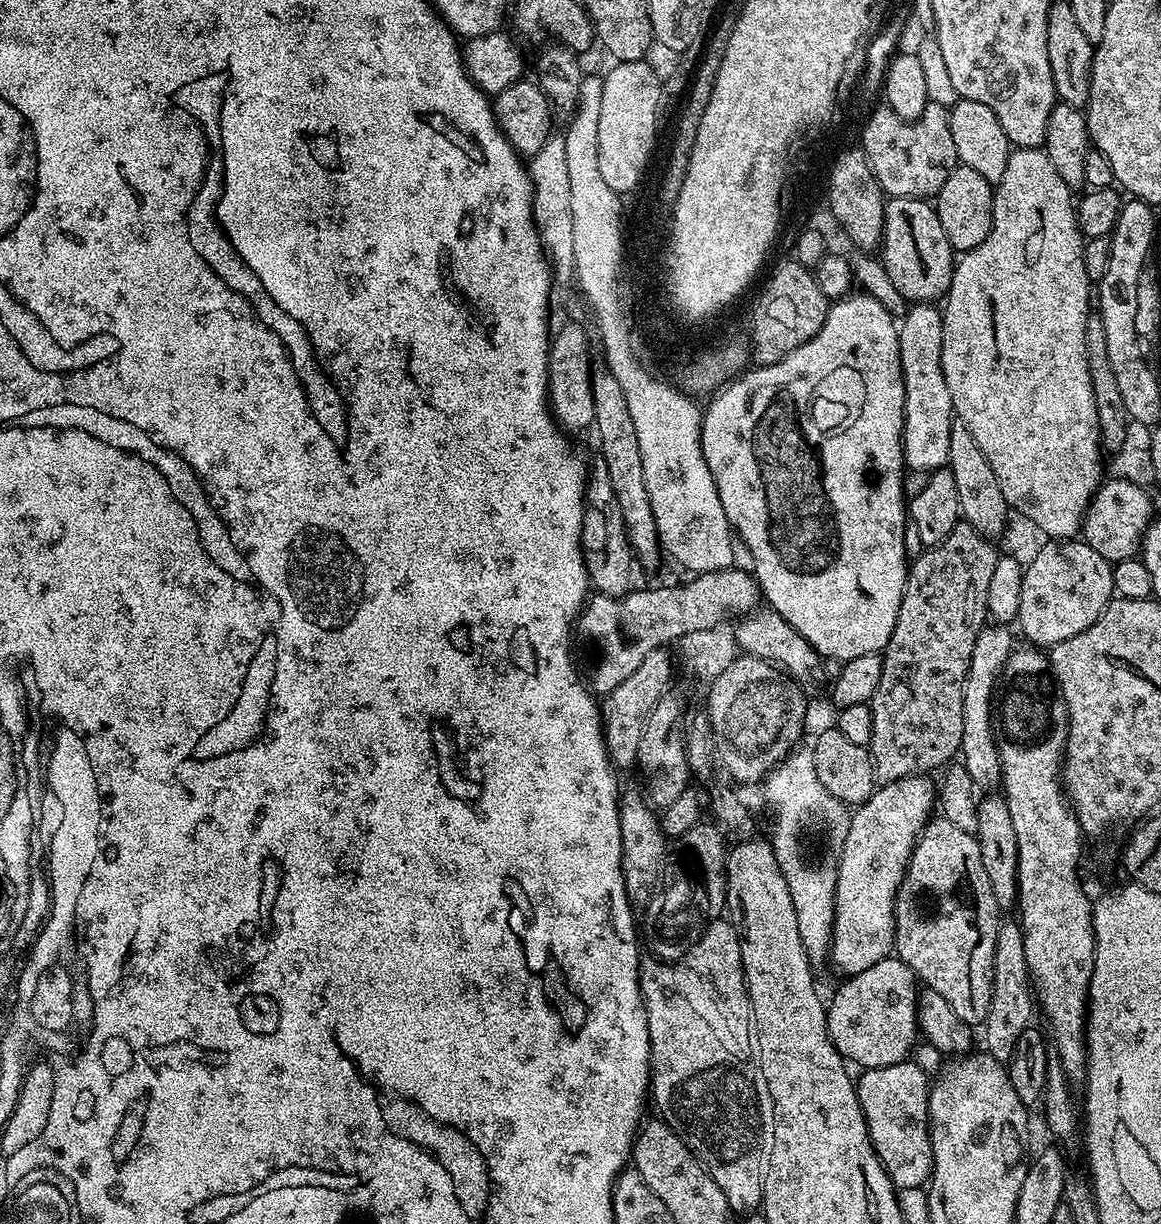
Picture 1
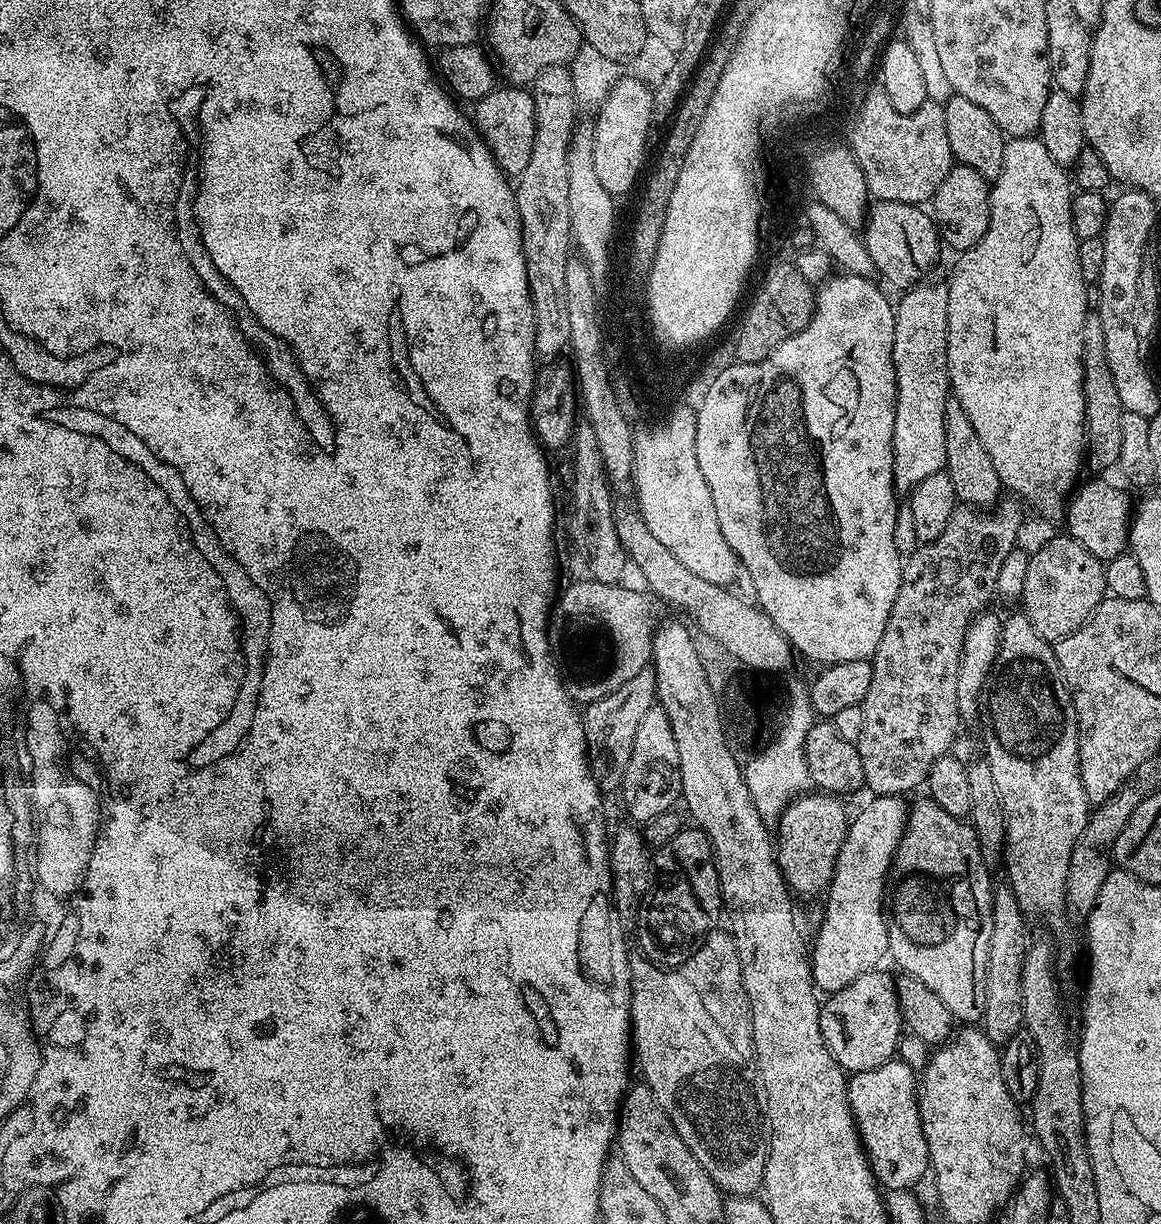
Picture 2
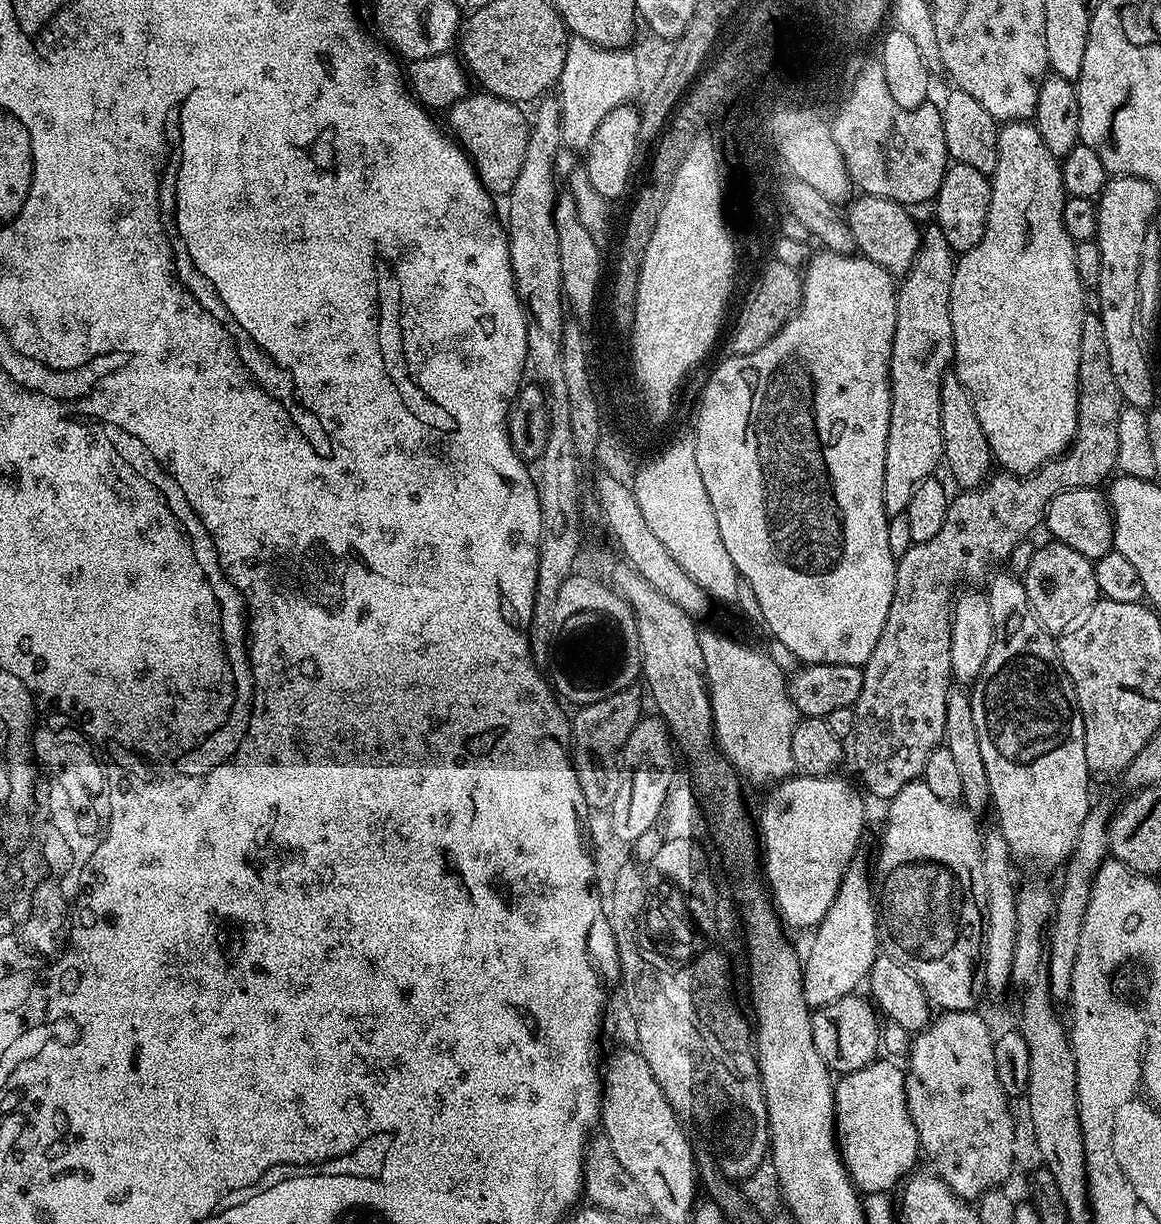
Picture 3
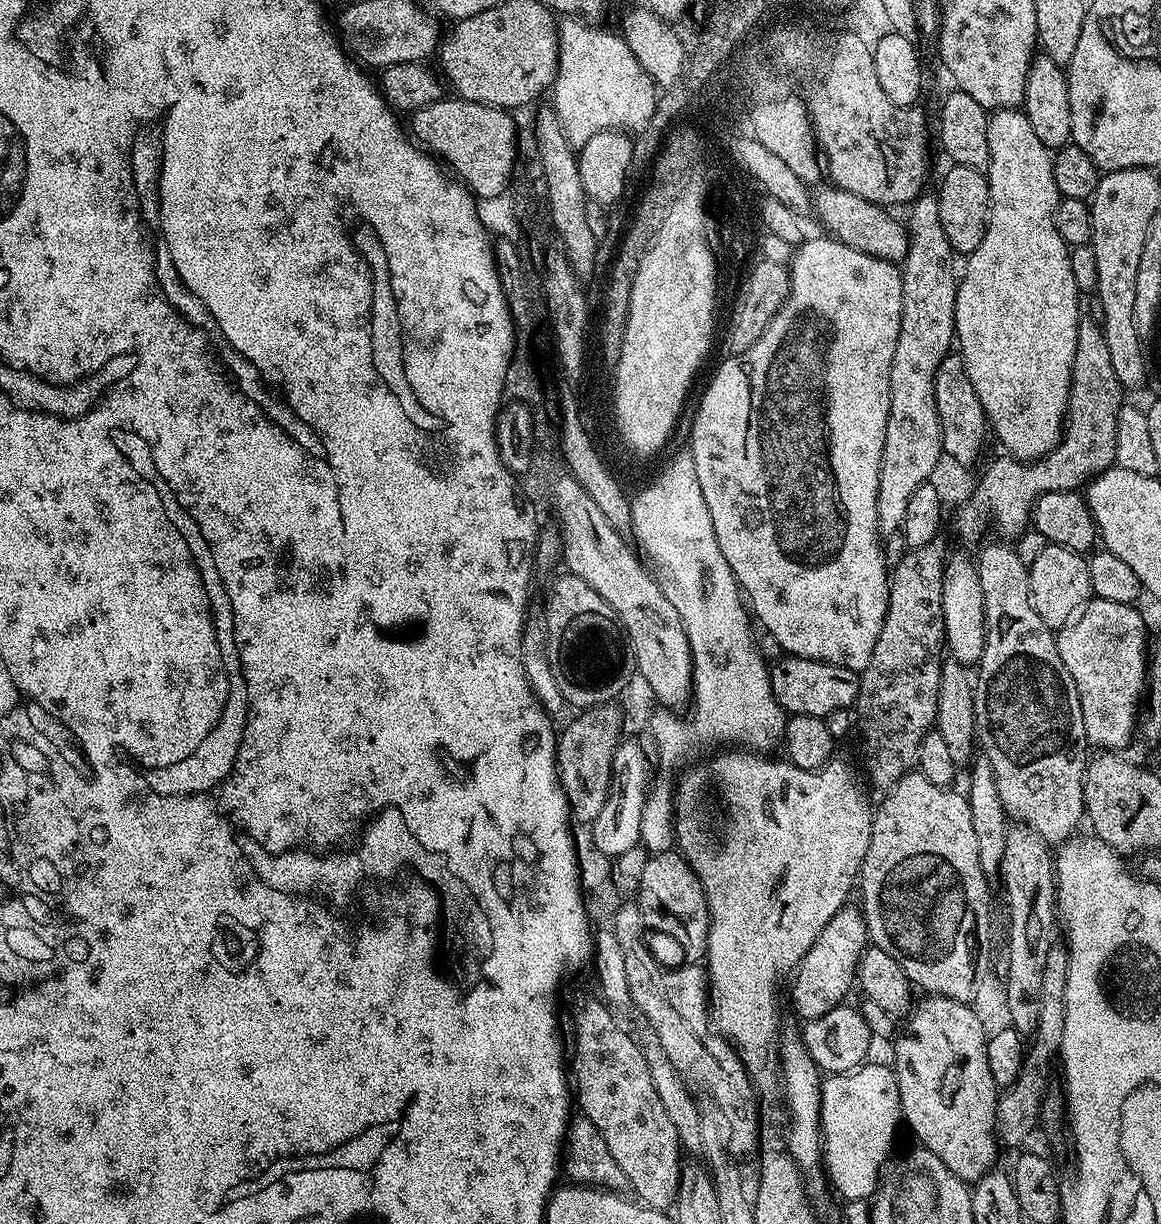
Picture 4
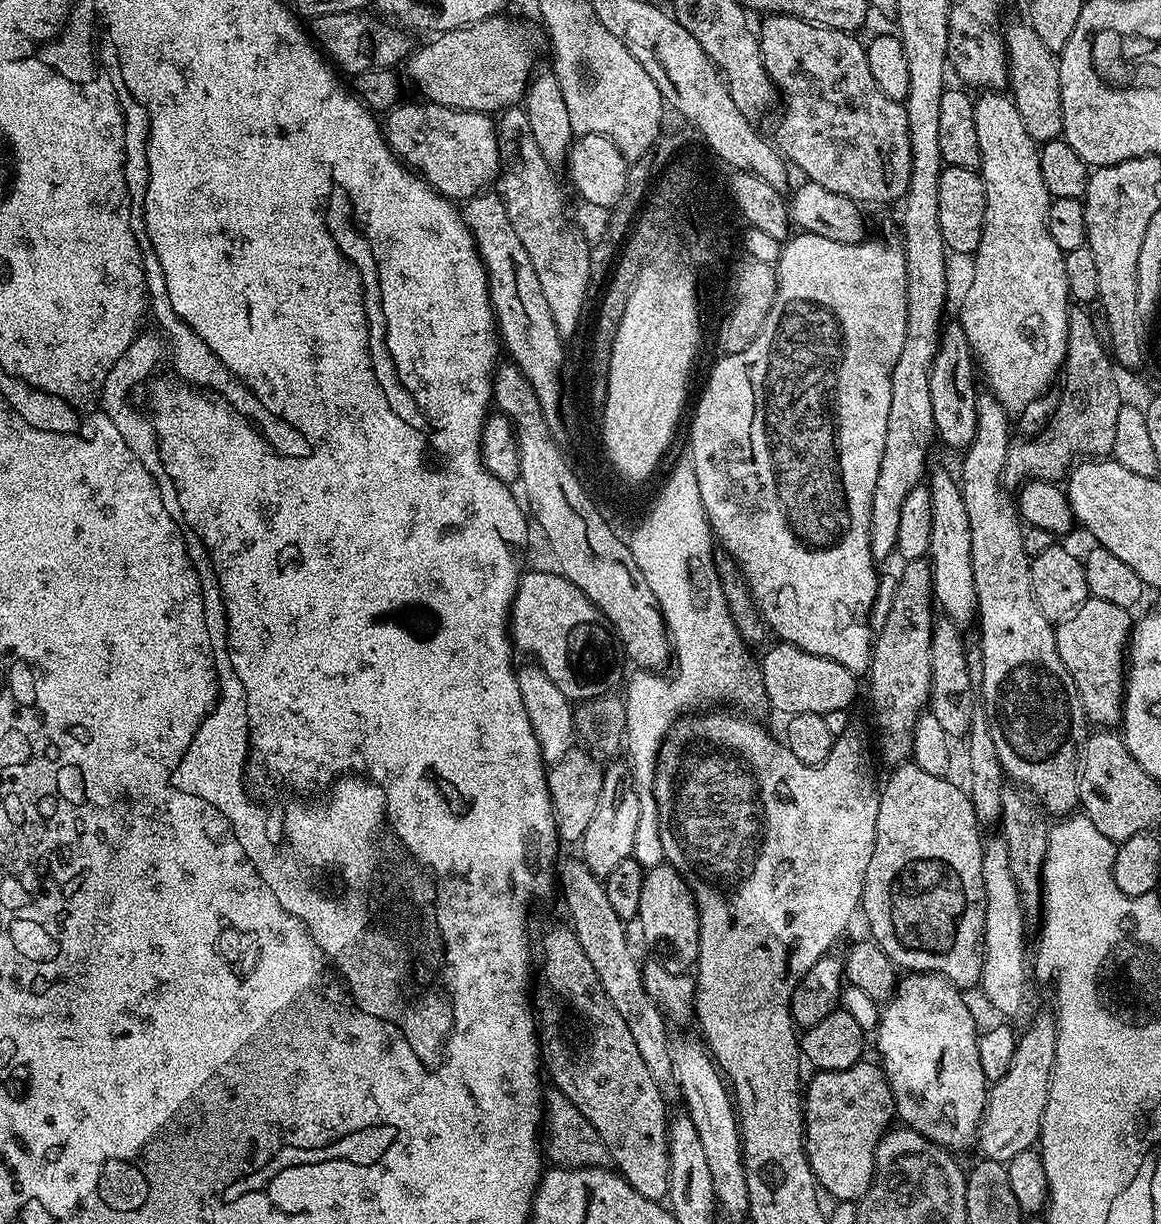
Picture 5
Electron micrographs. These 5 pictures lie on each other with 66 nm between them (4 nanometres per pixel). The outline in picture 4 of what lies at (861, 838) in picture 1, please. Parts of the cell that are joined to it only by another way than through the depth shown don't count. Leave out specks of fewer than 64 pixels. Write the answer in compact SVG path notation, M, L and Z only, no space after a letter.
M852 907L838 910L836 917L824 927L822 934L818 934L814 946L810 946L794 969L791 977L792 1008L801 1016L801 1021L817 1020L822 1018L822 1014L830 1014L830 1010L843 1001L840 999L854 988L860 955L869 947L870 941L863 911L859 907Z

